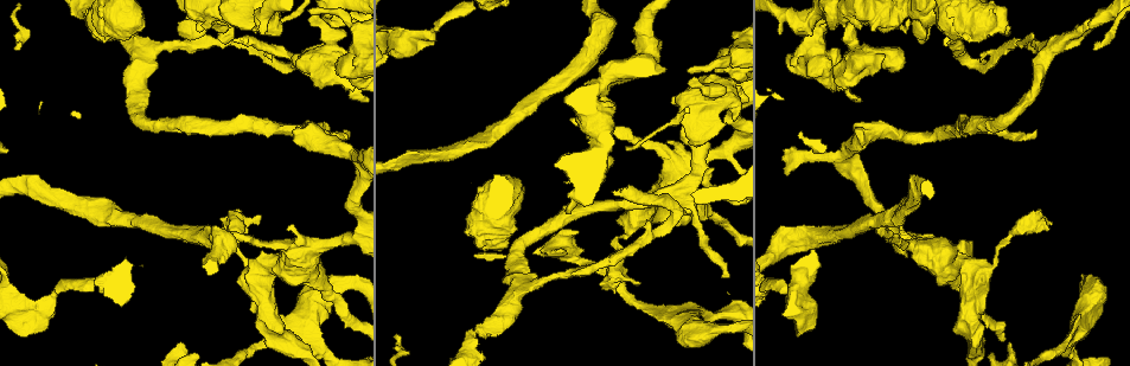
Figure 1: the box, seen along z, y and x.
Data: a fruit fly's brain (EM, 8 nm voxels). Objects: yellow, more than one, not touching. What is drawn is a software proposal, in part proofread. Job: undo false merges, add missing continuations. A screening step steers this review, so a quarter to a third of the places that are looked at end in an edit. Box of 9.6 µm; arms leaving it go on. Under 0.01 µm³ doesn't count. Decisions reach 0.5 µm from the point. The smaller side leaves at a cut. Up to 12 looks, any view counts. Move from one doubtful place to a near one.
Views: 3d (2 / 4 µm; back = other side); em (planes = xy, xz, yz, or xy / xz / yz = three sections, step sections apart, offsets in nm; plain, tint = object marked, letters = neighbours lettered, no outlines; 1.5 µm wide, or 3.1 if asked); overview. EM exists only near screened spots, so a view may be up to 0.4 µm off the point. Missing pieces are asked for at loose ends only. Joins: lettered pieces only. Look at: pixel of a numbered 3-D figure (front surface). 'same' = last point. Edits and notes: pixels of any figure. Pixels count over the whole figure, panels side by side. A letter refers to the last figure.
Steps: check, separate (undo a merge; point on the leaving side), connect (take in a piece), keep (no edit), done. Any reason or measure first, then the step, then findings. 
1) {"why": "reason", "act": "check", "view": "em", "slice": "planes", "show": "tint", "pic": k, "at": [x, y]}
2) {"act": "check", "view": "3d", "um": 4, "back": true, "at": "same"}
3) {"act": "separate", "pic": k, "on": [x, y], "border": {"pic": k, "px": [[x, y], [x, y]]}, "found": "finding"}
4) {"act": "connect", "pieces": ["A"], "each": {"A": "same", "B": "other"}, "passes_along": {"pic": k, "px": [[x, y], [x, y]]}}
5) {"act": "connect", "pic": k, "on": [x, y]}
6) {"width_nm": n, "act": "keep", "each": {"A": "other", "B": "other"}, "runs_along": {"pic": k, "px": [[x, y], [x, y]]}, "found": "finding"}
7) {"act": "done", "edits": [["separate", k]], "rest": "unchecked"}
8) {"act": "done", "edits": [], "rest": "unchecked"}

{"why": "free end", "act": "check", "view": "em", "slice": "planes", "show": "letters", "pic": 1, "at": [1037, 130]}

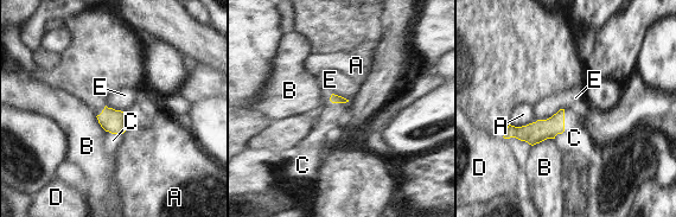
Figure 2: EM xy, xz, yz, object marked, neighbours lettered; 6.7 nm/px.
{"act": "connect", "pic": 2, "on": [574, 138], "each": {"A": "other", "B": "other", "C": "same", "D": "other", "E": "other"}, "passes_along": {"pic": 2, "px": [[534, 133], [563, 125], [574, 138]]}, "found": "the neuron continues"}

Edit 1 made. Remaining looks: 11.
{"why": "redraw", "act": "check", "view": "overview"}

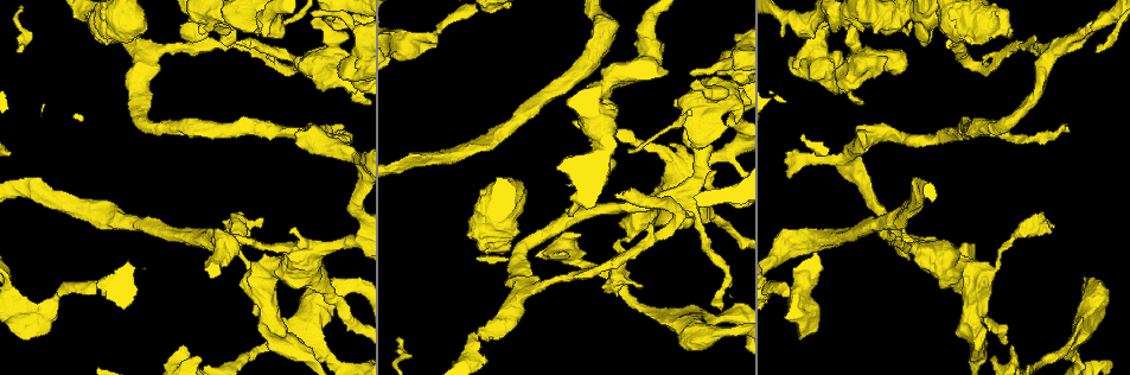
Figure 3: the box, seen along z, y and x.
{"act": "check", "view": "em", "slice": "planes", "show": "letters", "pic": 3, "at": [641, 286]}

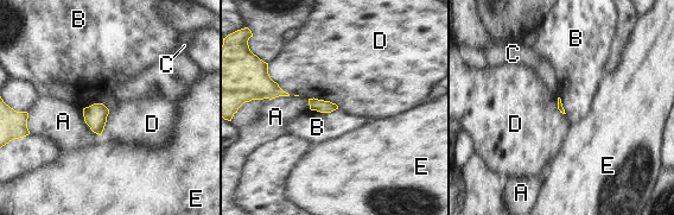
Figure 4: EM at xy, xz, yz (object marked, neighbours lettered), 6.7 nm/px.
{"longest_contact_nm": ["D", 260], "act": "keep", "each": {"A": "other", "B": "other", "C": "other", "D": "other", "E": "other"}, "border": {"pic": 4, "px": [[338, 108], [331, 112], [310, 109]]}, "found": "no lettered piece goes on from it"}

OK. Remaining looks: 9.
{"why": "sharp bend", "act": "check", "view": "em", "slice": "planes", "show": "letters", "pic": 3, "at": [1077, 340]}

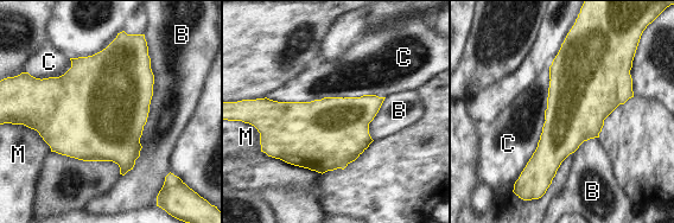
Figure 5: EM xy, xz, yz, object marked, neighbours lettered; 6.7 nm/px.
{"width_nm": 650, "act": "keep", "each": {"B": "other", "C": "other", "M": "other"}, "found": "all the same neuron"}

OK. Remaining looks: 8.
{"why": "free end", "act": "check", "view": "3d", "um": 4, "pic": 3, "at": [18, 49]}

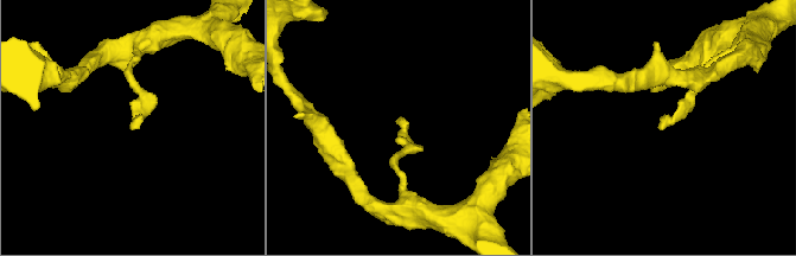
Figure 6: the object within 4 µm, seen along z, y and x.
{"act": "check", "view": "em", "slice": "planes", "show": "tint", "pic": 6, "at": [131, 125]}

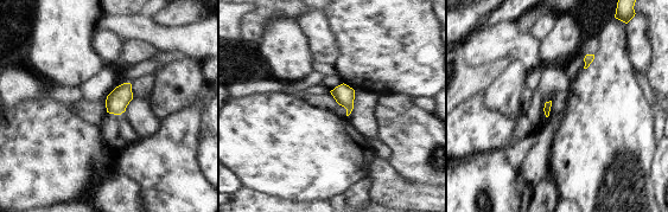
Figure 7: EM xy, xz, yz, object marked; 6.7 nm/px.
{"why": "see the neighbours", "act": "check", "view": "em", "slice": "planes", "show": "letters", "at": "same"}

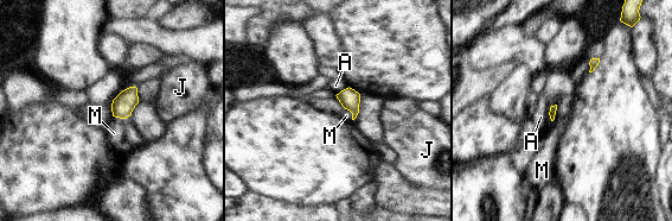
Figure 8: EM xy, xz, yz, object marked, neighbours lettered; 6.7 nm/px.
{"act": "keep", "each": {"A": "other", "J": "other", "M": "other"}, "border": {"pic": 8, "px": [[551, 106], [549, 112], [550, 120]]}, "found": "none of them fits"}

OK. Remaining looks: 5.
{"act": "done", "edits": [["connect", 2]], "rest": "unchecked"}

